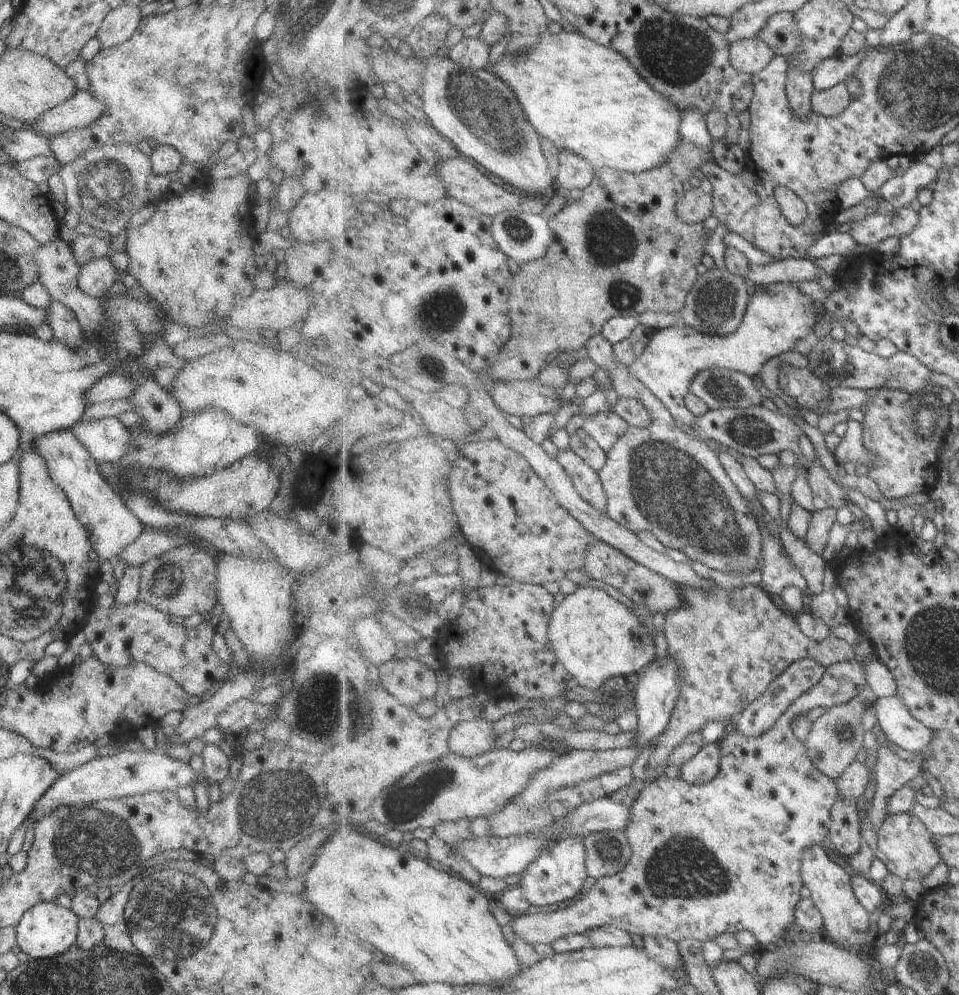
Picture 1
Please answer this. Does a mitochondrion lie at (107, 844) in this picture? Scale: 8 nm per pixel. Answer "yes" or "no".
yes

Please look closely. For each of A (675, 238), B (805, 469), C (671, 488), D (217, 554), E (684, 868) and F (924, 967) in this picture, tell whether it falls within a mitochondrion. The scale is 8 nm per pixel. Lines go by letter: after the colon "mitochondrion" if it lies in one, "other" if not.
A: other
B: other
C: mitochondrion
D: other
E: mitochondrion
F: mitochondrion

